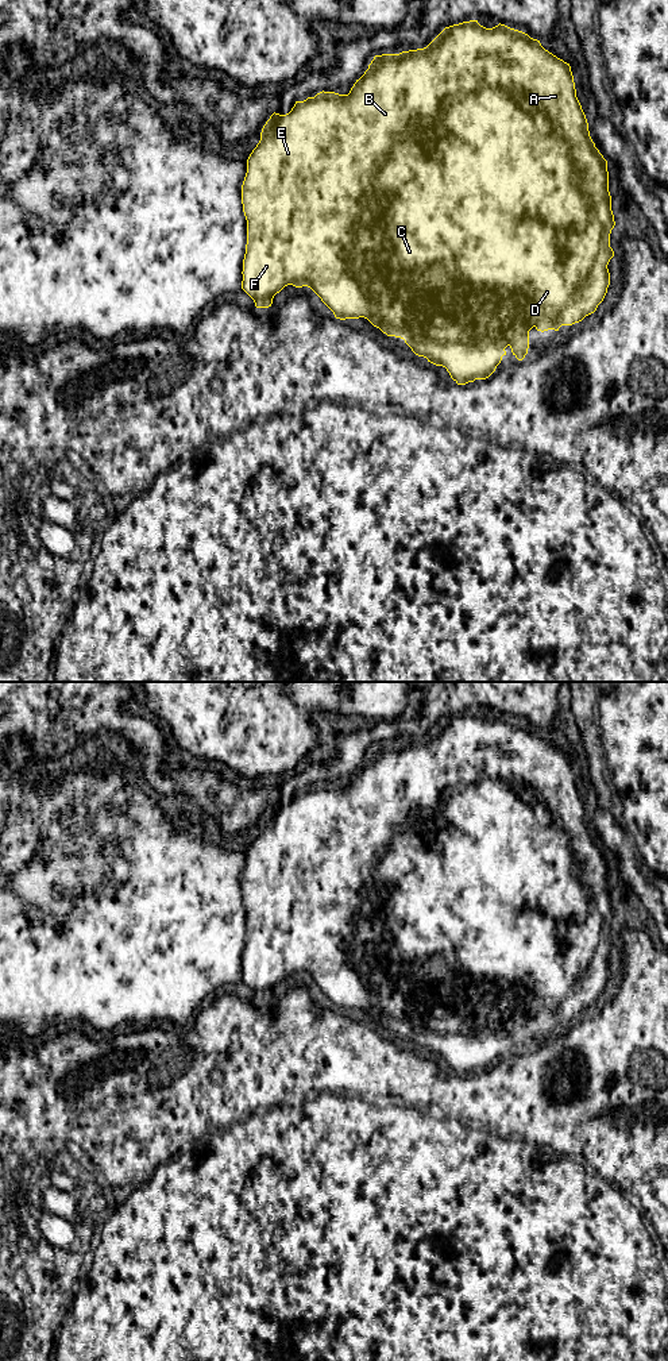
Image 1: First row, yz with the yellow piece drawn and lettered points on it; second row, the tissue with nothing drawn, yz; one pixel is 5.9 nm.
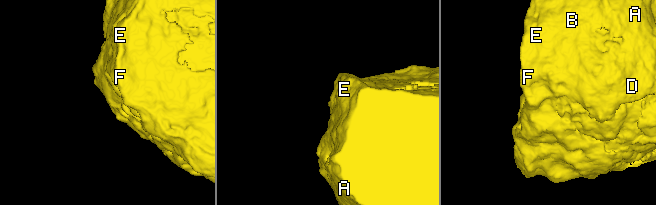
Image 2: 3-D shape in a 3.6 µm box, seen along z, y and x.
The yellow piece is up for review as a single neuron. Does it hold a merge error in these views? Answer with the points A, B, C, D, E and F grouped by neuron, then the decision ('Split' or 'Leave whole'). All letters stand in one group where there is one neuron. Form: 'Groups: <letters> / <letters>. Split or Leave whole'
Groups: A B C D E F. Leave whole

